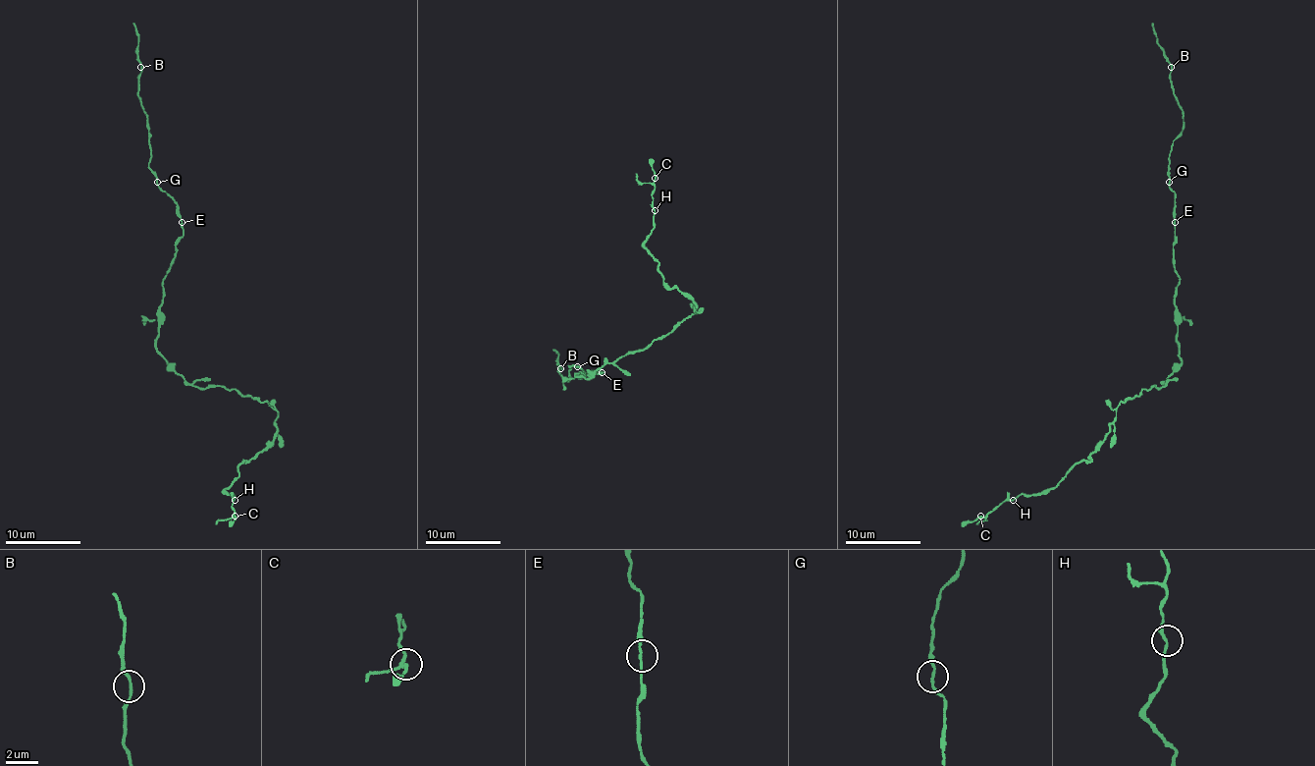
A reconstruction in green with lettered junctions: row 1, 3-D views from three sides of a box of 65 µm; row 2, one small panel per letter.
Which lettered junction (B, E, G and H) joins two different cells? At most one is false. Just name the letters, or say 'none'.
none

